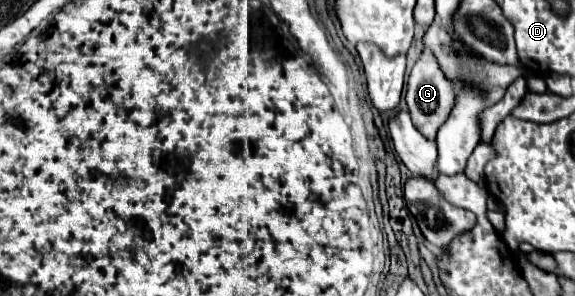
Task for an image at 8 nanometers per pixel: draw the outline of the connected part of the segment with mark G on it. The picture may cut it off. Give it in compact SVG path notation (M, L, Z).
M423 49L419 61L415 63L409 81L407 81L407 105L409 105L409 113L411 119L415 123L415 127L427 137L427 139L435 139L439 127L445 123L445 119L449 117L451 109L455 103L455 91L453 91L453 83L443 75L435 55L431 55L431 51Z

